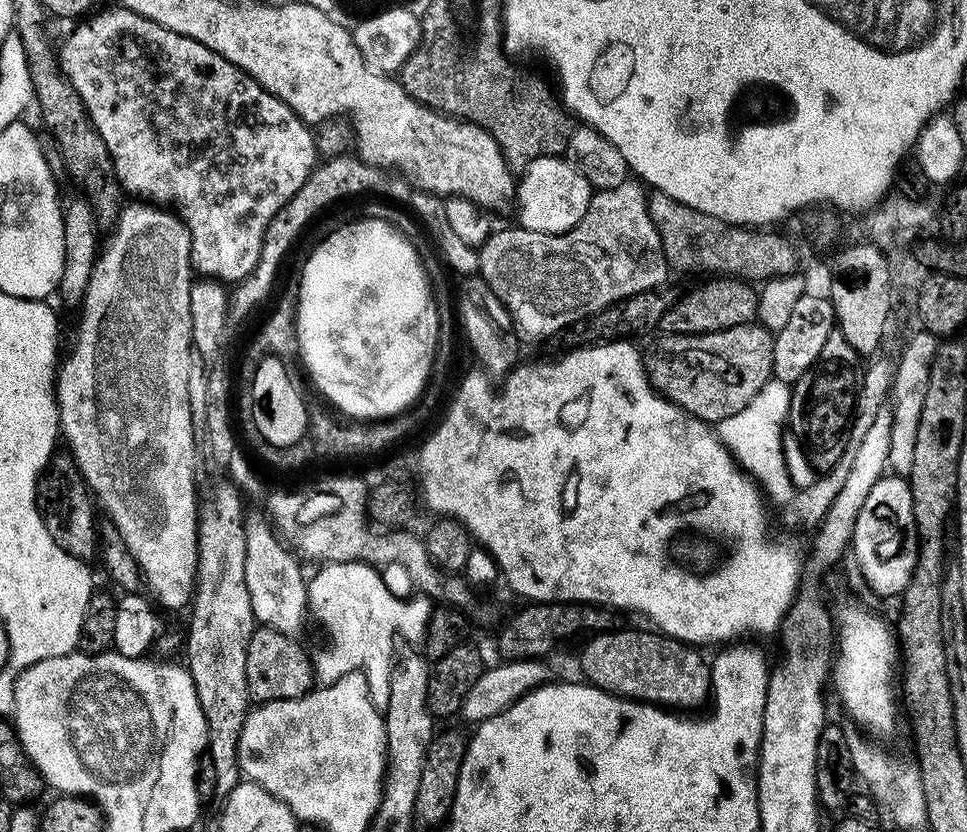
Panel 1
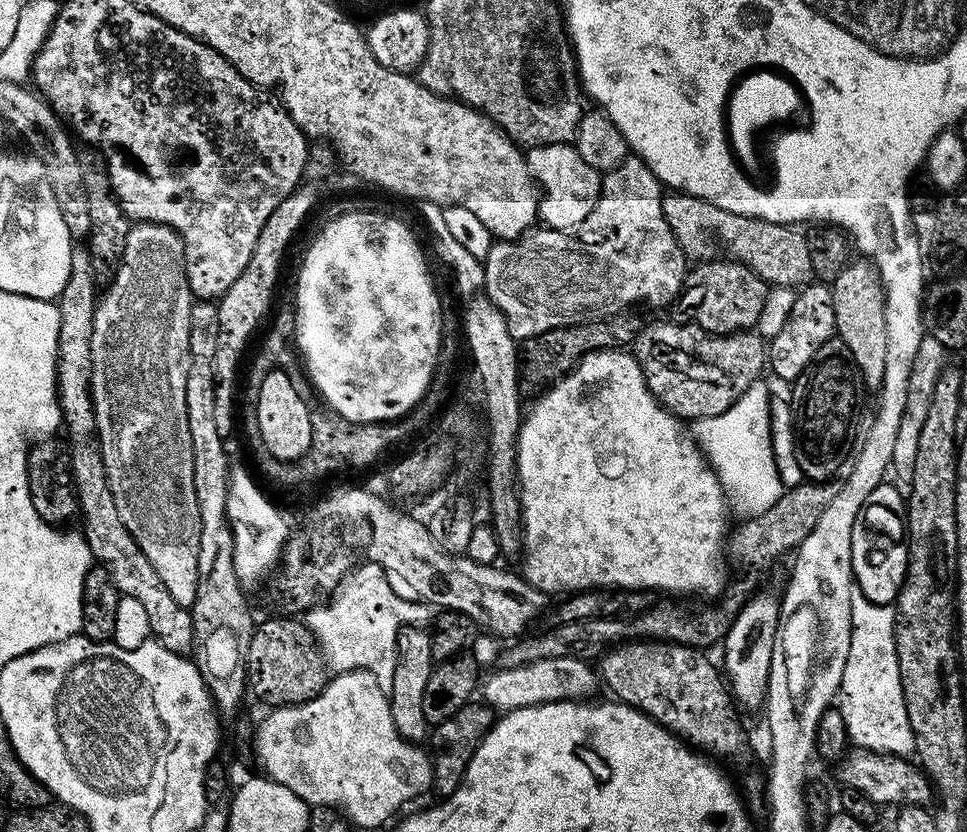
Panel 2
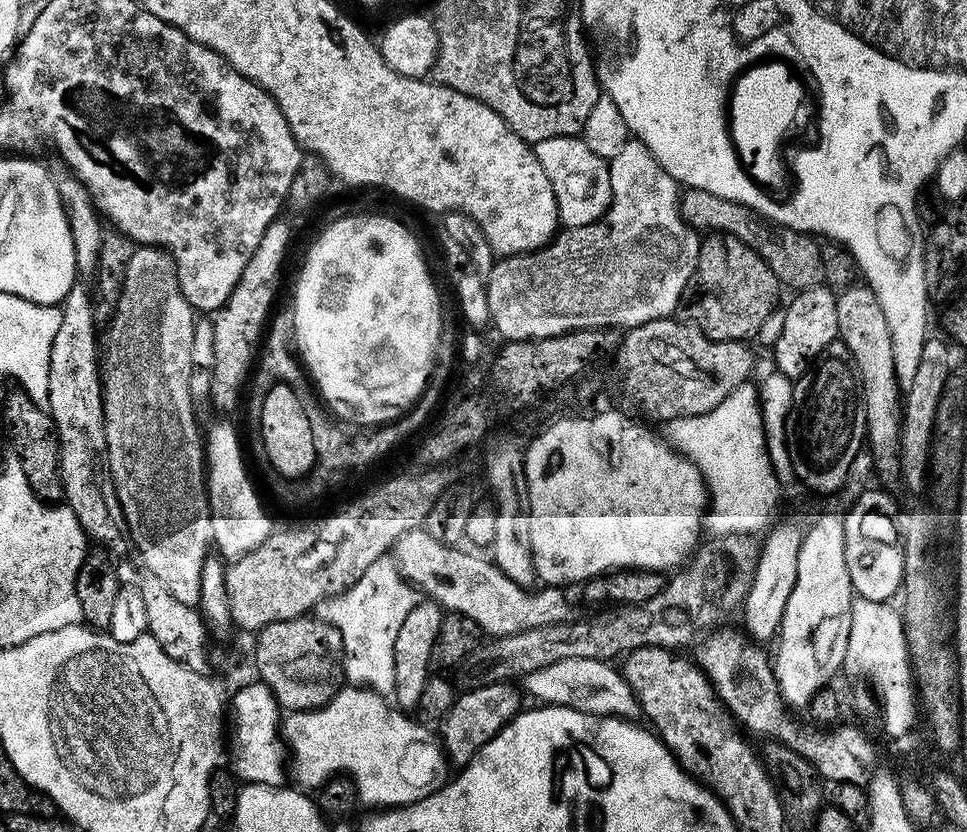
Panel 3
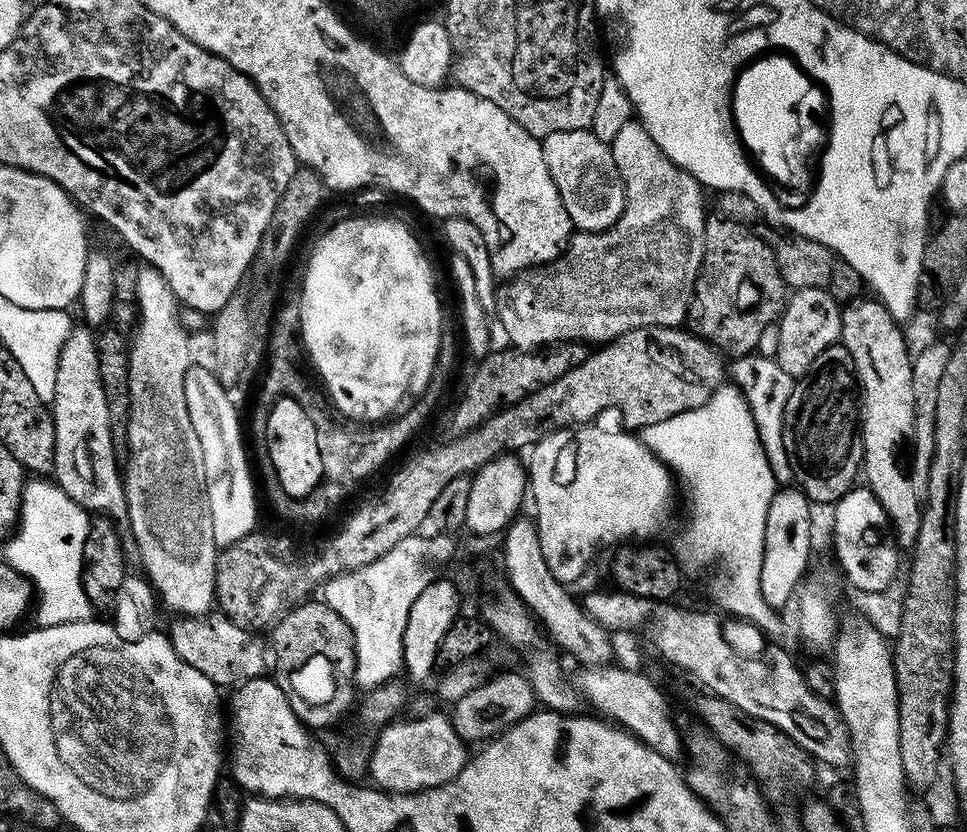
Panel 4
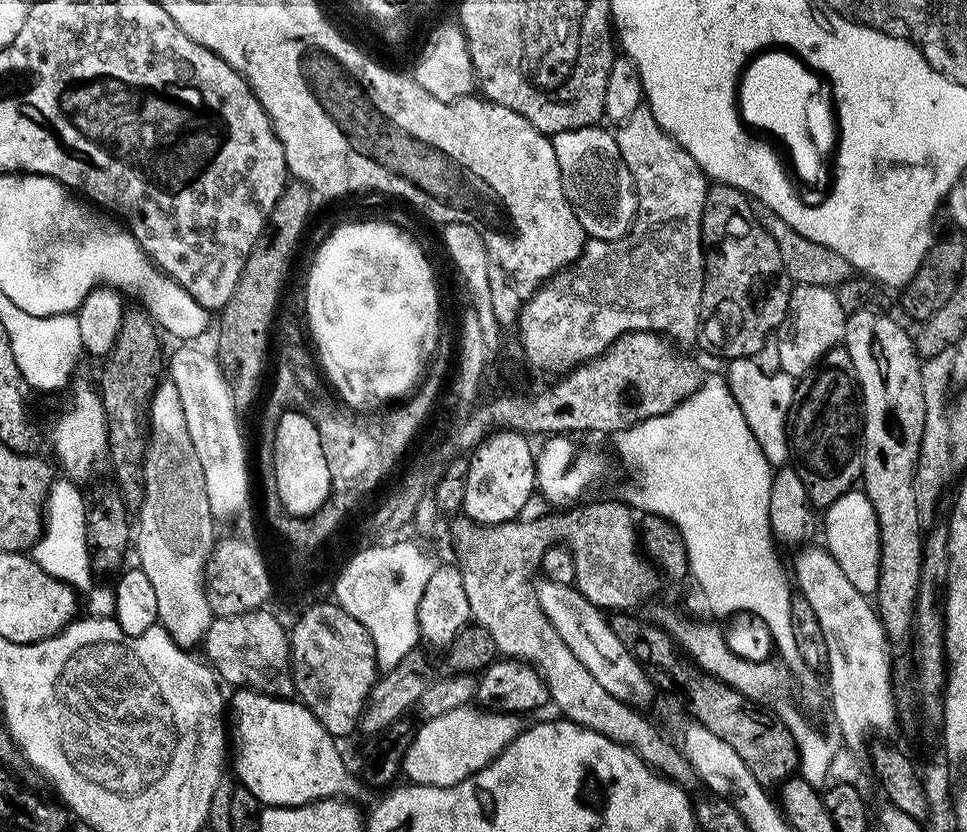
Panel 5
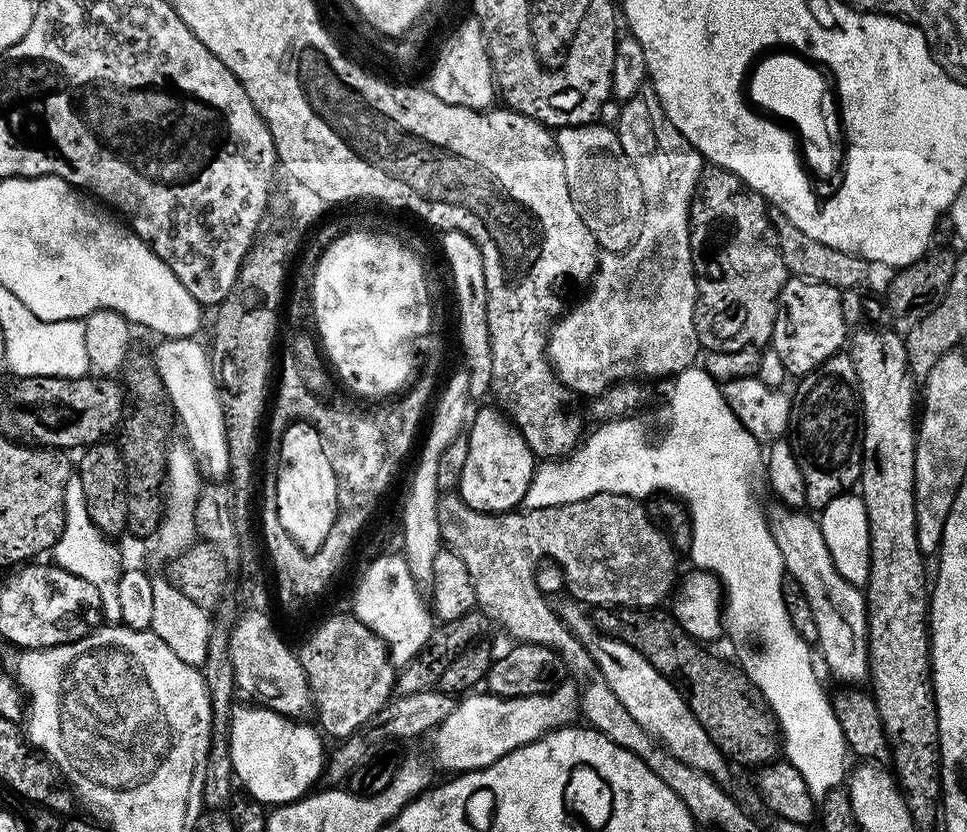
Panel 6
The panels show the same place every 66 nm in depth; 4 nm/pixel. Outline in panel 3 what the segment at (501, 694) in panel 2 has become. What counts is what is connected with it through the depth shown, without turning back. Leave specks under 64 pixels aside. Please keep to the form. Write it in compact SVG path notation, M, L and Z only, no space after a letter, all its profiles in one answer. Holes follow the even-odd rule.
M562 658L562 662L550 662L542 670L523 677L523 691L533 696L533 701L544 706L573 708L591 716L635 717L638 712L638 701L631 686L626 682L623 671L607 660L594 658Z

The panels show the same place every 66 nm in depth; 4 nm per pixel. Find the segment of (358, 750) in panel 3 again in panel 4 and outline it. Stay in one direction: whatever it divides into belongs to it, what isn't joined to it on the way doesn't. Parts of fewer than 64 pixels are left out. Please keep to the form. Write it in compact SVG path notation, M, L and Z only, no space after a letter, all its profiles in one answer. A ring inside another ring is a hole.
M447 715L427 716L421 721L400 718L388 723L379 732L370 776L385 792L421 792L437 788L460 775L470 759L470 752L464 748L467 748L466 741L454 730Z

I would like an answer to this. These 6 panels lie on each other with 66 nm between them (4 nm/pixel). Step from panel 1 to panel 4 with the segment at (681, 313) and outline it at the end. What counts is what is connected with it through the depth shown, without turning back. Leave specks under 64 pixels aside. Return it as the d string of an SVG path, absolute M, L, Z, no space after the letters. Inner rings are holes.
M732 218L720 219L724 220L704 226L704 261L688 306L686 324L713 348L737 358L756 352L762 329L770 323L768 315L781 311L786 285L773 245L755 236L746 225L728 220Z

